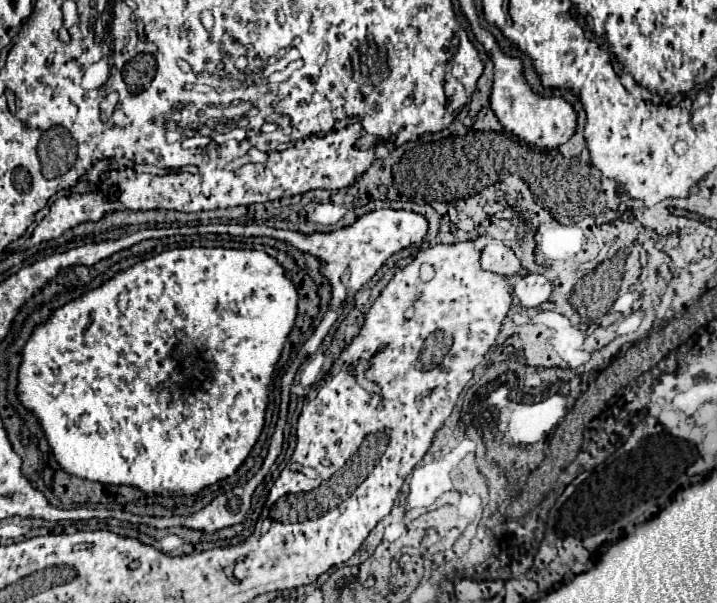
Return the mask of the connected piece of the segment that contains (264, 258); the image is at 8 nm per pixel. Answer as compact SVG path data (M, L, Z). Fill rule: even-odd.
M178 248L166 250L154 258L148 258L126 272L116 274L112 280L102 284L100 288L84 294L82 298L68 302L66 306L58 308L50 320L38 326L28 344L22 352L20 376L18 376L18 396L22 404L32 410L52 446L52 452L58 464L78 478L86 480L100 480L102 484L128 484L136 486L142 492L154 492L164 496L174 494L196 494L204 486L210 486L218 480L224 480L236 472L236 468L246 460L248 452L256 444L262 426L264 426L264 412L268 402L268 384L274 372L274 366L280 358L282 346L294 326L296 310L298 310L298 294L294 284L286 278L284 268L278 264L276 258L256 252L256 250L226 250L226 248ZM174 350L182 350L182 358L174 358ZM184 360L192 360L194 372L198 372L196 388L186 386L180 400L172 398L170 388L170 374L180 372Z

